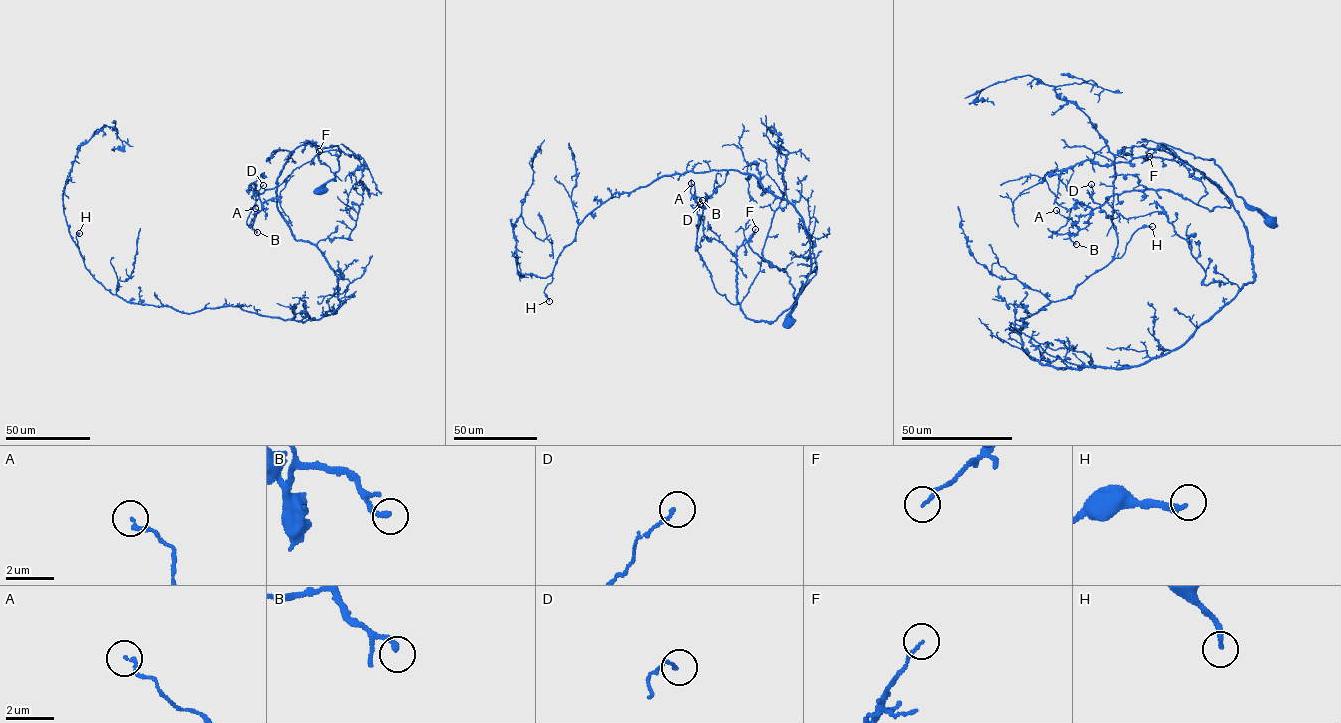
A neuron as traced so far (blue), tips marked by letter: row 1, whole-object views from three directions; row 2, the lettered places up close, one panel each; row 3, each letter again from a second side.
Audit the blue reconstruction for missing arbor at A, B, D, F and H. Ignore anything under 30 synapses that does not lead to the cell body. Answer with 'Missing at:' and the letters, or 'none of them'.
Missing at: none of them

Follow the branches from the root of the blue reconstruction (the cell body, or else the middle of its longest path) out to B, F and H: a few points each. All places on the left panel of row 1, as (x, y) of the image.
B: (322, 191), (340, 152), (304, 143), (277, 186), (258, 194), (249, 185), (261, 204), (257, 232)
F: (322, 191), (339, 169), (340, 152), (338, 146), (321, 148), (304, 143), (313, 144), (319, 151)
H: (322, 191), (340, 152), (304, 143), (277, 210), (340, 301), (303, 322), (129, 303), (79, 233)

